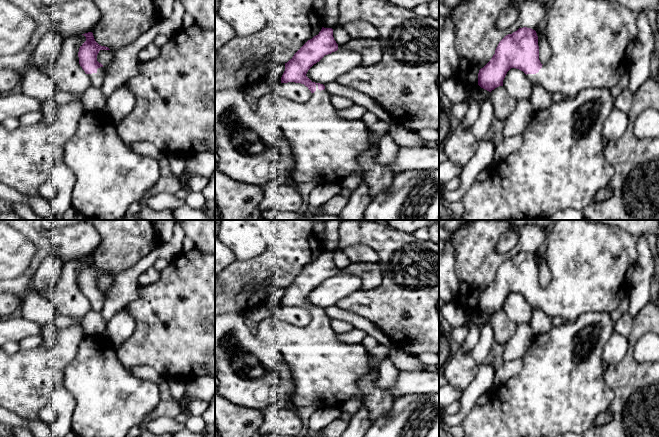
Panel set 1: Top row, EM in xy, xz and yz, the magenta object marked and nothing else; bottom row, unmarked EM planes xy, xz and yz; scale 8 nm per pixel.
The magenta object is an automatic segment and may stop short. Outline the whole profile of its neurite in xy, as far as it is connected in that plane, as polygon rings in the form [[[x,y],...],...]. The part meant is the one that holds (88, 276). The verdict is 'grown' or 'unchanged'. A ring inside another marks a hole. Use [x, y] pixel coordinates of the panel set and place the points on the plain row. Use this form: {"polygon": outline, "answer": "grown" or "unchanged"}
{"polygon": [[[92,256],[82,258],[86,261],[86,265],[80,270],[78,281],[79,288],[90,302],[94,311],[101,312],[104,306],[103,289],[97,285],[97,279],[100,274],[110,274],[108,271],[99,269]]], "answer": "grown"}

